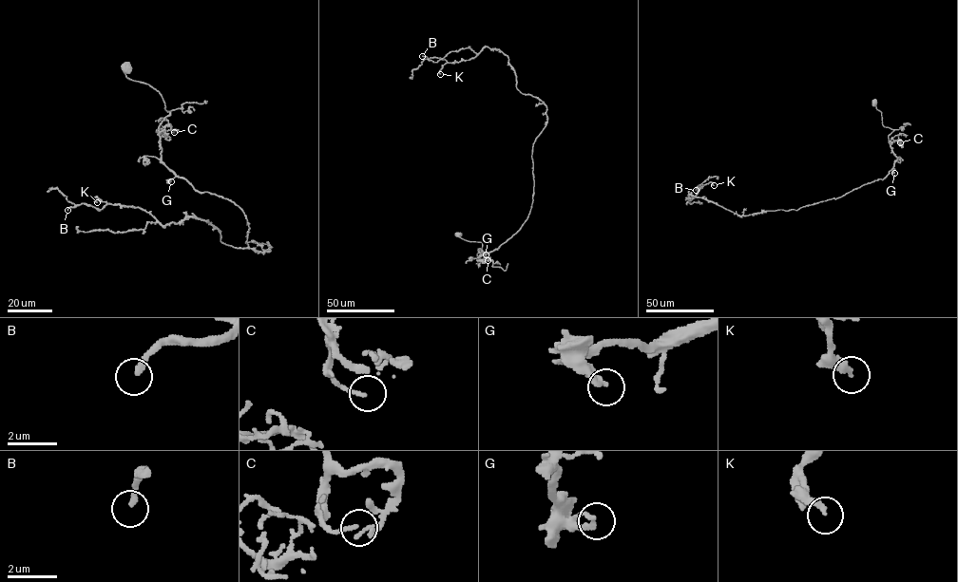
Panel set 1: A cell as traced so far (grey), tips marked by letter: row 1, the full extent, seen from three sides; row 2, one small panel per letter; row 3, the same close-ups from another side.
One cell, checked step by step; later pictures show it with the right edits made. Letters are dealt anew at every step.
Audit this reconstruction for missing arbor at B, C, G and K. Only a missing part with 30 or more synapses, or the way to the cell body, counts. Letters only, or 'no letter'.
B

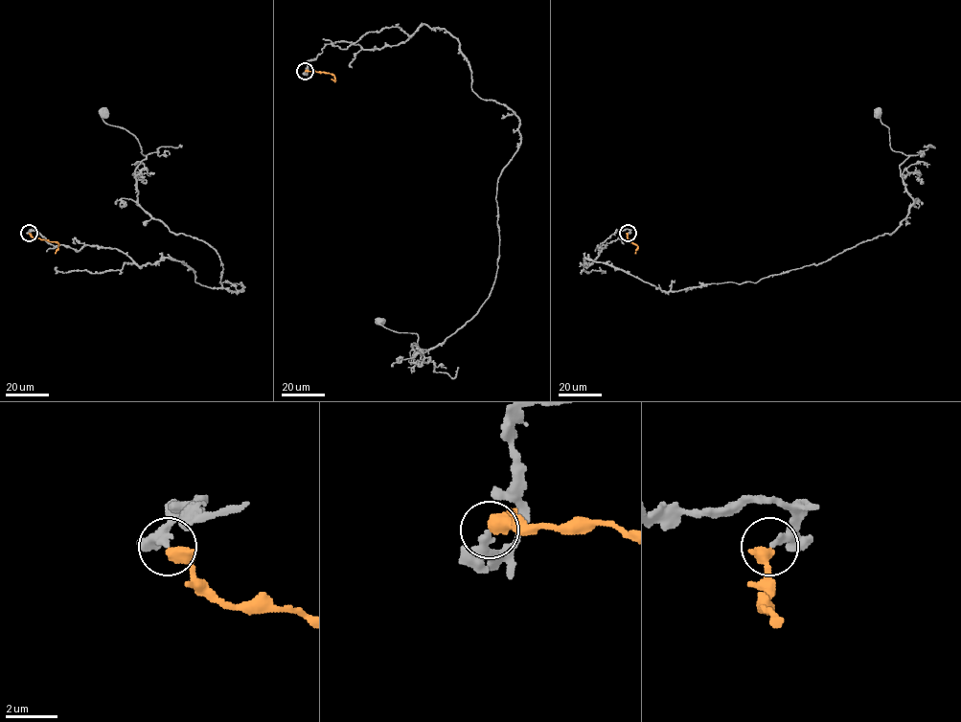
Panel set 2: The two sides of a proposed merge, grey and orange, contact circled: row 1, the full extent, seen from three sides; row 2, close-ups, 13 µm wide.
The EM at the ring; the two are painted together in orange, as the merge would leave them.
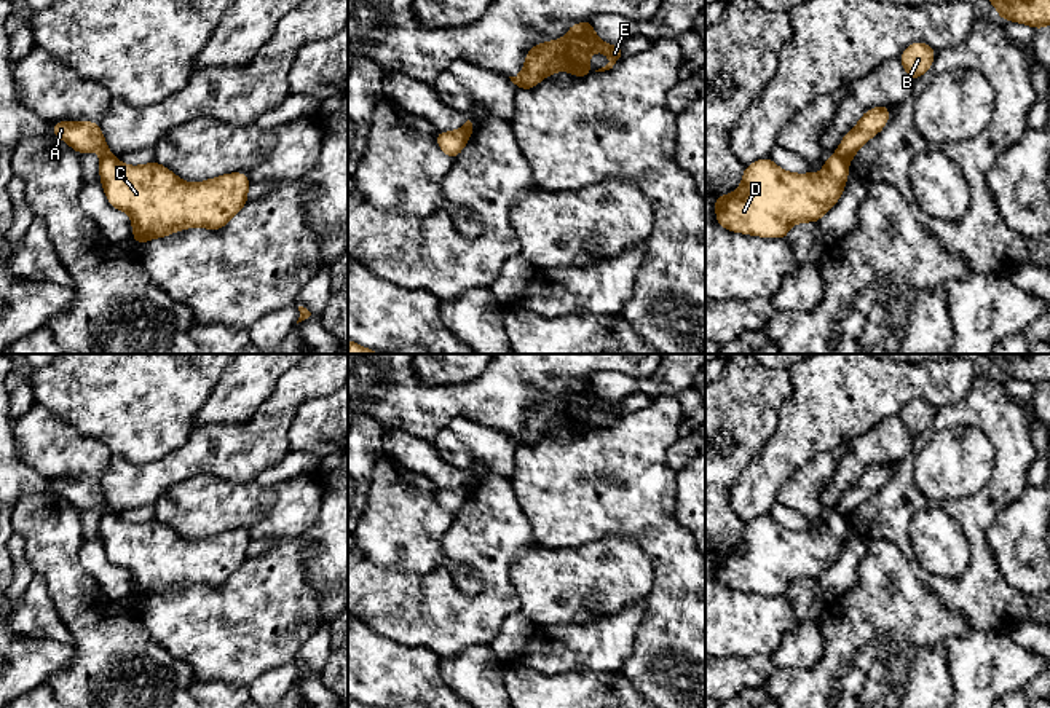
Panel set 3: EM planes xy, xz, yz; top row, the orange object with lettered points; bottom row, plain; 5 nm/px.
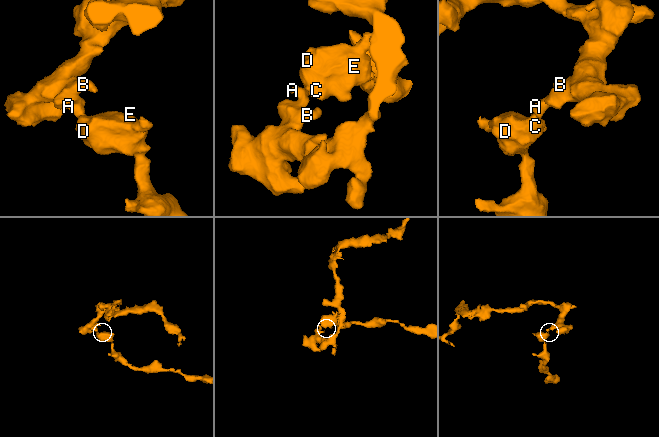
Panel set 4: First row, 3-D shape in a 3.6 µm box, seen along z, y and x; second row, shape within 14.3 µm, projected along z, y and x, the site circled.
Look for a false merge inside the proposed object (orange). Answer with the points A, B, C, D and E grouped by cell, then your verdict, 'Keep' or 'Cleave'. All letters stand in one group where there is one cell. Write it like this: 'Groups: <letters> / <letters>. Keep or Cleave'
Groups: A B / C D E. Cleave

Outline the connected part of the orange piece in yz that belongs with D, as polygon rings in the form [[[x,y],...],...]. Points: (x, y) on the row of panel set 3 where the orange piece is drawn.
[[[833,153],[820,174],[790,174],[763,158],[745,166],[740,187],[715,196],[716,223],[724,230],[787,239],[795,223],[819,223],[841,198],[847,163]]]

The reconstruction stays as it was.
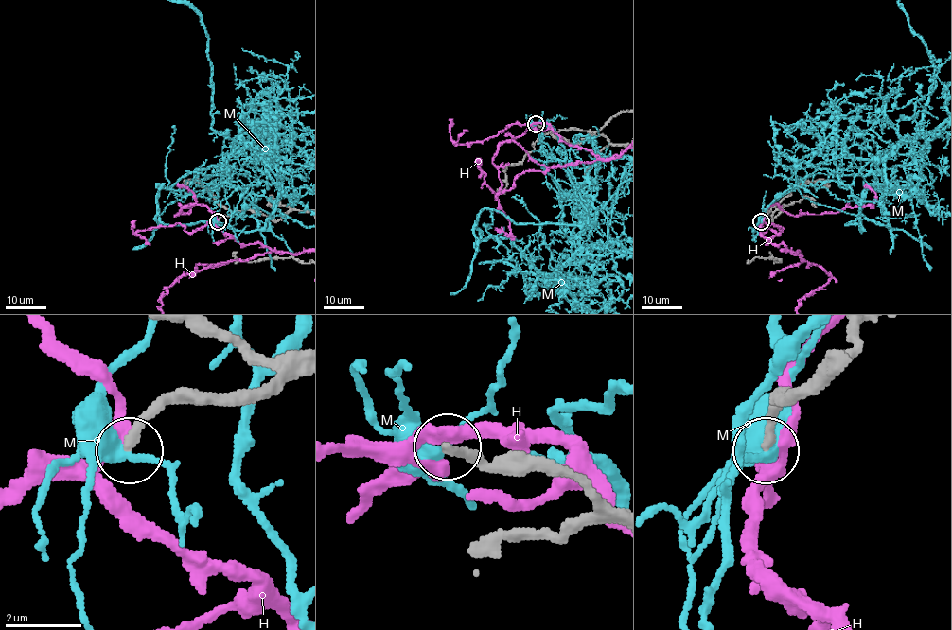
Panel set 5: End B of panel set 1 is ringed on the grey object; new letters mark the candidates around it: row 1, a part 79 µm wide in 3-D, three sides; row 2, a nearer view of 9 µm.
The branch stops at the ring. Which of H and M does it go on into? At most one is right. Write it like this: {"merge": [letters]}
{"merge": []}

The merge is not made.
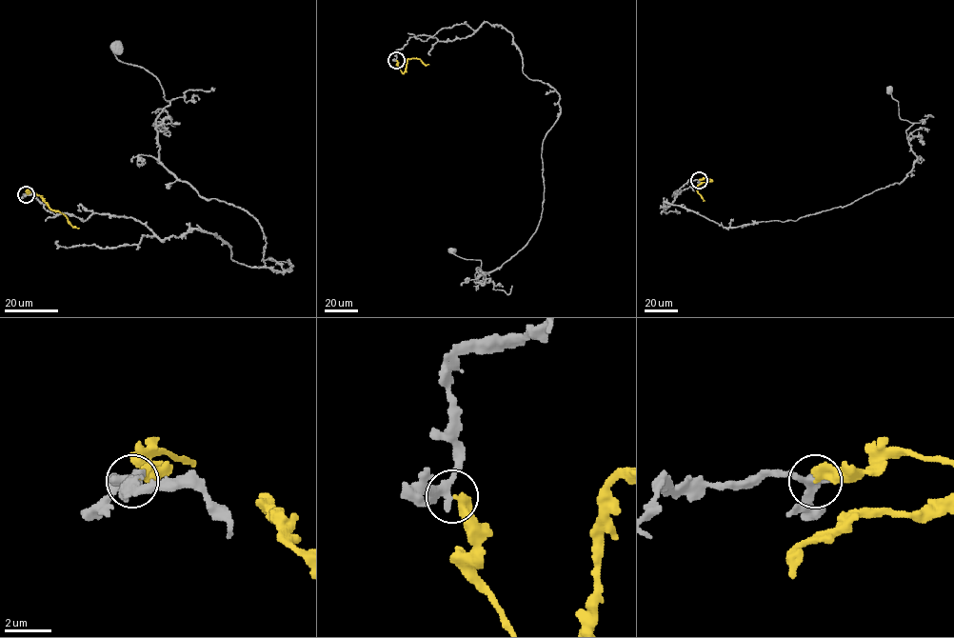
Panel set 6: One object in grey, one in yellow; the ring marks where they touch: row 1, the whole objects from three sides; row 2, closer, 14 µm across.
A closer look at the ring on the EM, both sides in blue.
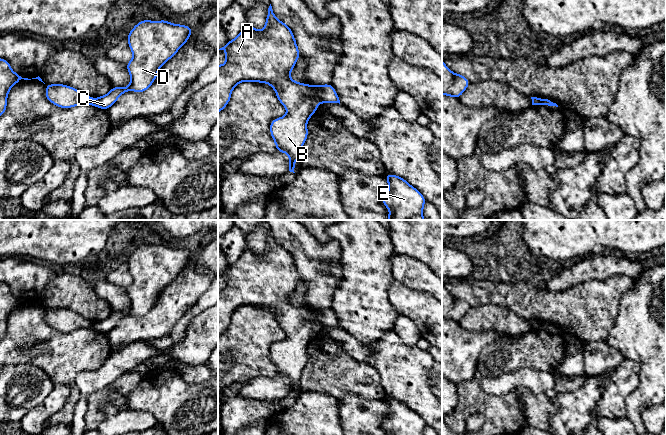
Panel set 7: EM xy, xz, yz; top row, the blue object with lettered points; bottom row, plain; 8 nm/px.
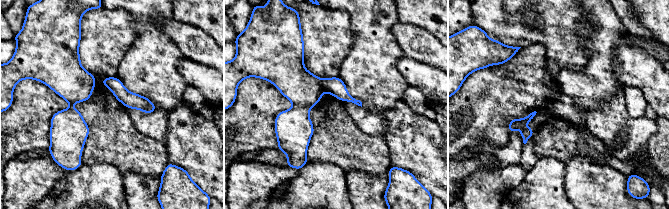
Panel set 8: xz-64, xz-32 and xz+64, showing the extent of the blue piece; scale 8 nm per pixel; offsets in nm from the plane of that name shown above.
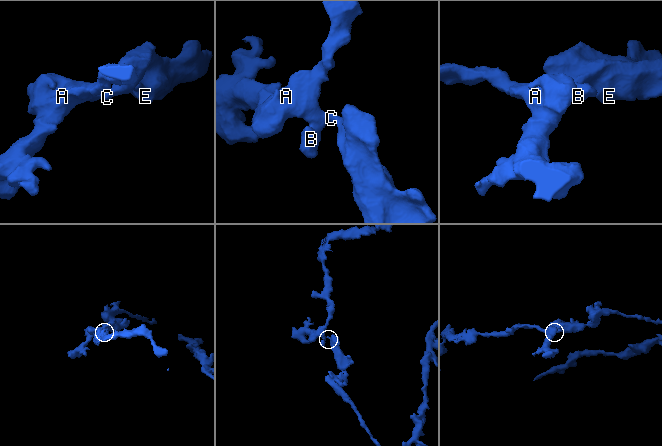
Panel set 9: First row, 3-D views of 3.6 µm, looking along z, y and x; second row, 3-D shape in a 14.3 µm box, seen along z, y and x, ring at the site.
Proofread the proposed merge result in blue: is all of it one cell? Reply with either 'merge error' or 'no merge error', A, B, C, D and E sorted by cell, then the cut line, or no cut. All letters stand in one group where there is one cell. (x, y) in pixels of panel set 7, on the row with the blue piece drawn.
merge error | A B / C D E | xz (314, 86), (316, 98), (320, 102)

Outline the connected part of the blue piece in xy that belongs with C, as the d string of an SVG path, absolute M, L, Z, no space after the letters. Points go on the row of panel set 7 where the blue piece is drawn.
M142 20L133 27L127 37L133 58L126 64L130 74L130 85L113 87L104 96L94 98L92 105L103 110L110 108L125 92L146 91L157 78L162 65L174 57L187 42L192 29L167 20Z

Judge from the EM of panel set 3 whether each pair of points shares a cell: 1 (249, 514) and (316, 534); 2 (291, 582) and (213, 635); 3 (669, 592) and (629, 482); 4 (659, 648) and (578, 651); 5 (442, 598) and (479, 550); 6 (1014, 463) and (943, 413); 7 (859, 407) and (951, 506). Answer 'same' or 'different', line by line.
1: different
2: same
3: same
4: different
5: same
6: same
7: different

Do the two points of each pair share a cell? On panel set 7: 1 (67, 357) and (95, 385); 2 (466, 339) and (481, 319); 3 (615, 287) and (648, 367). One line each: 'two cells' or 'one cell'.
1: two cells
2: two cells
3: two cells

